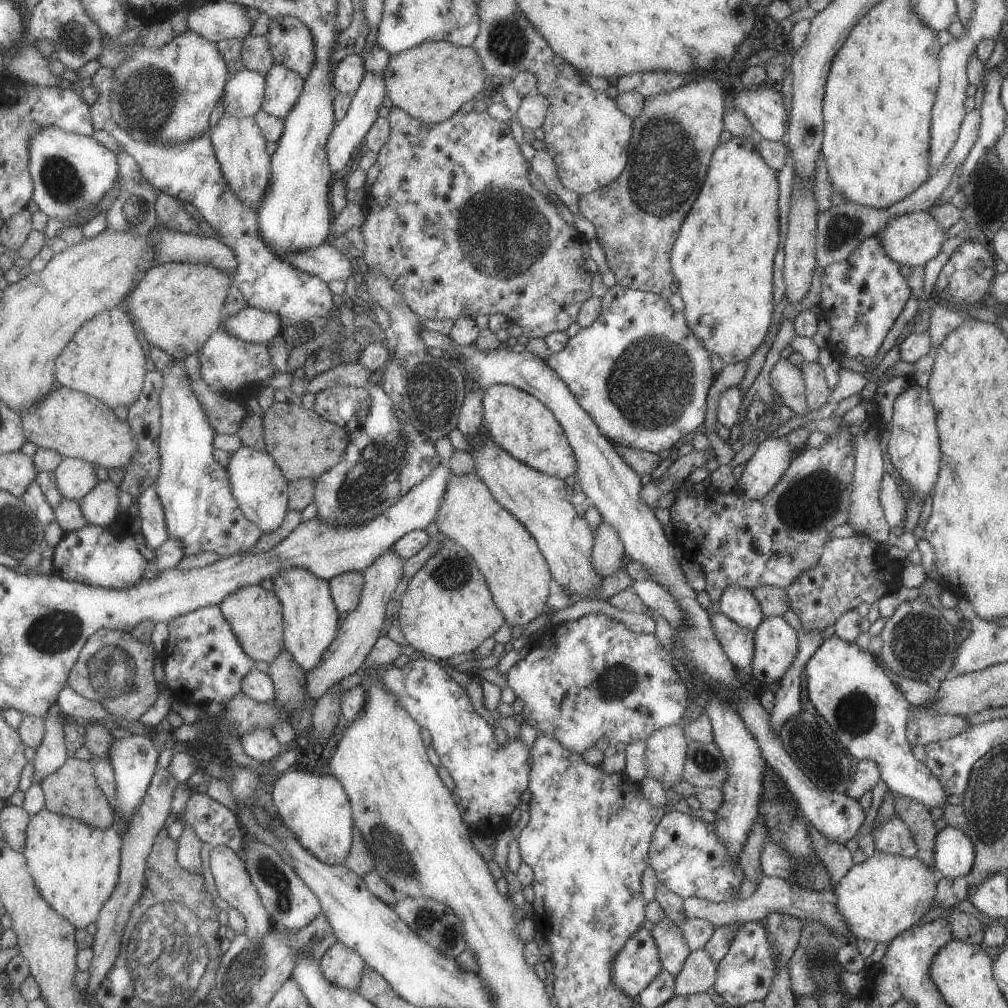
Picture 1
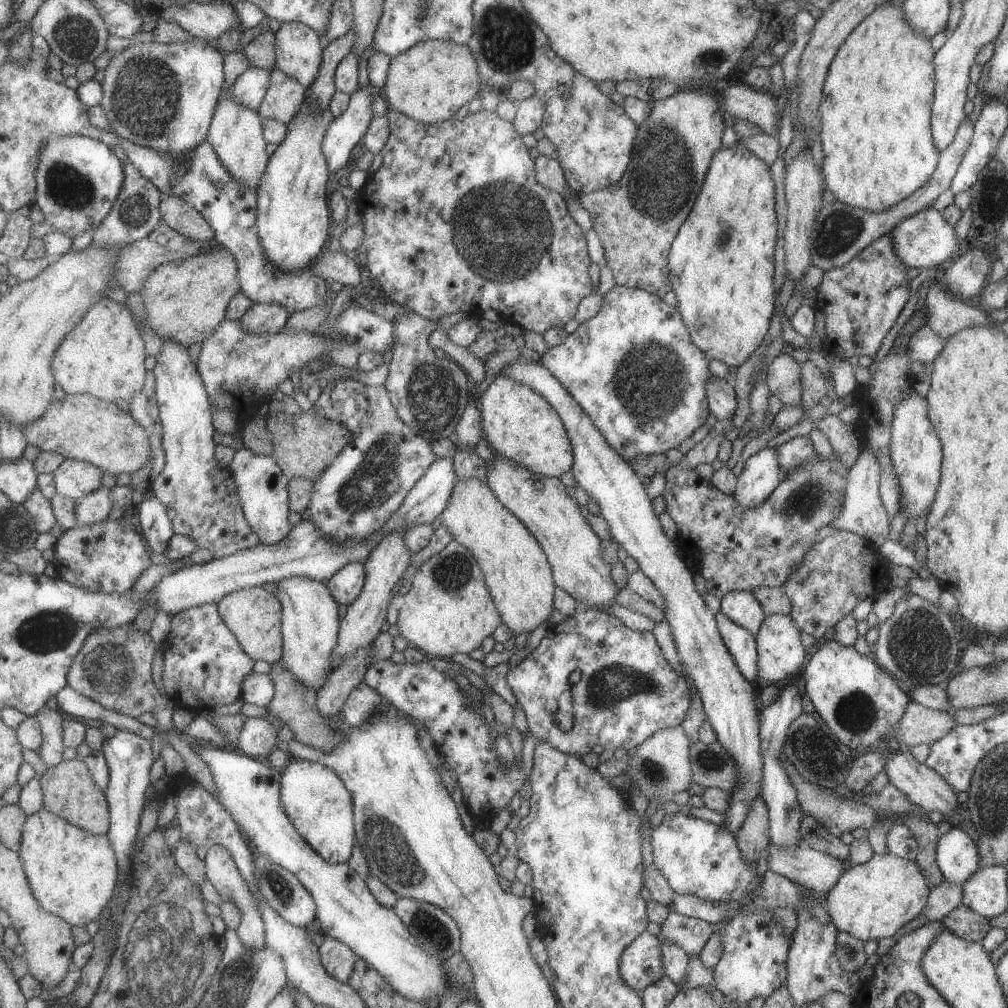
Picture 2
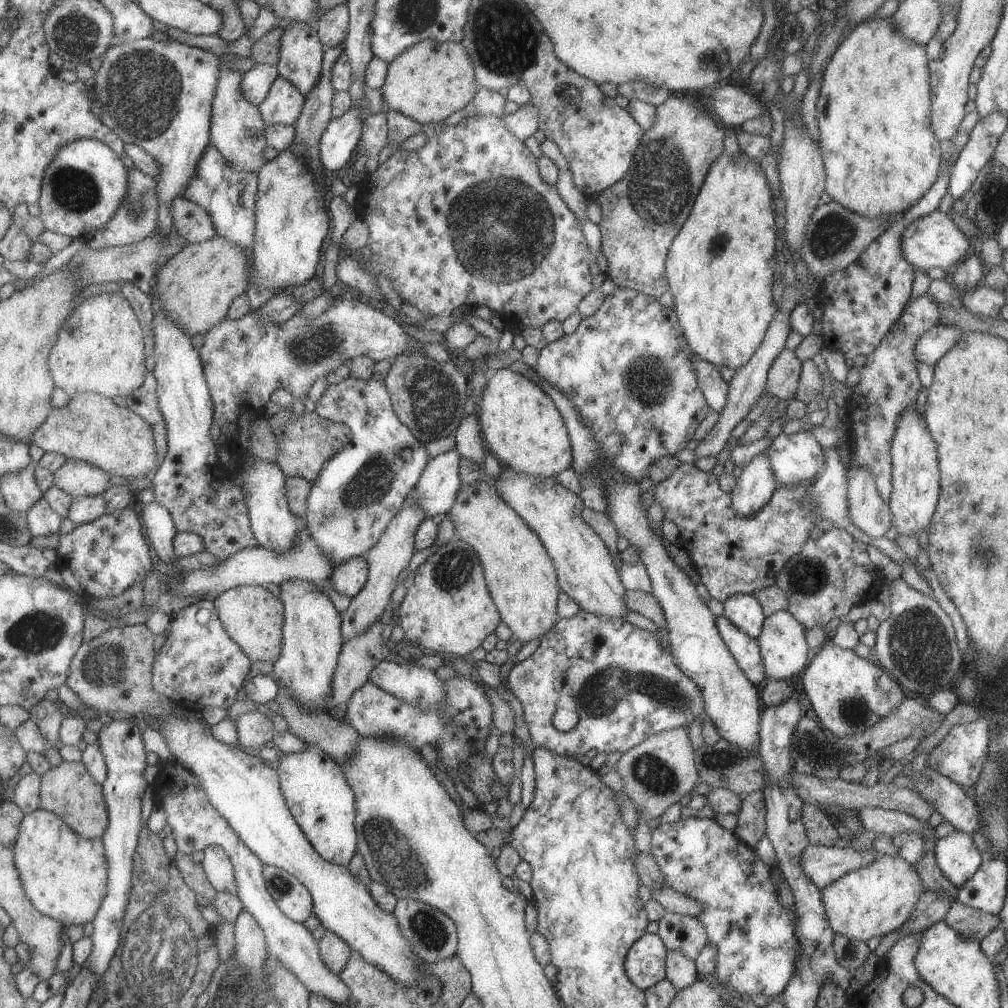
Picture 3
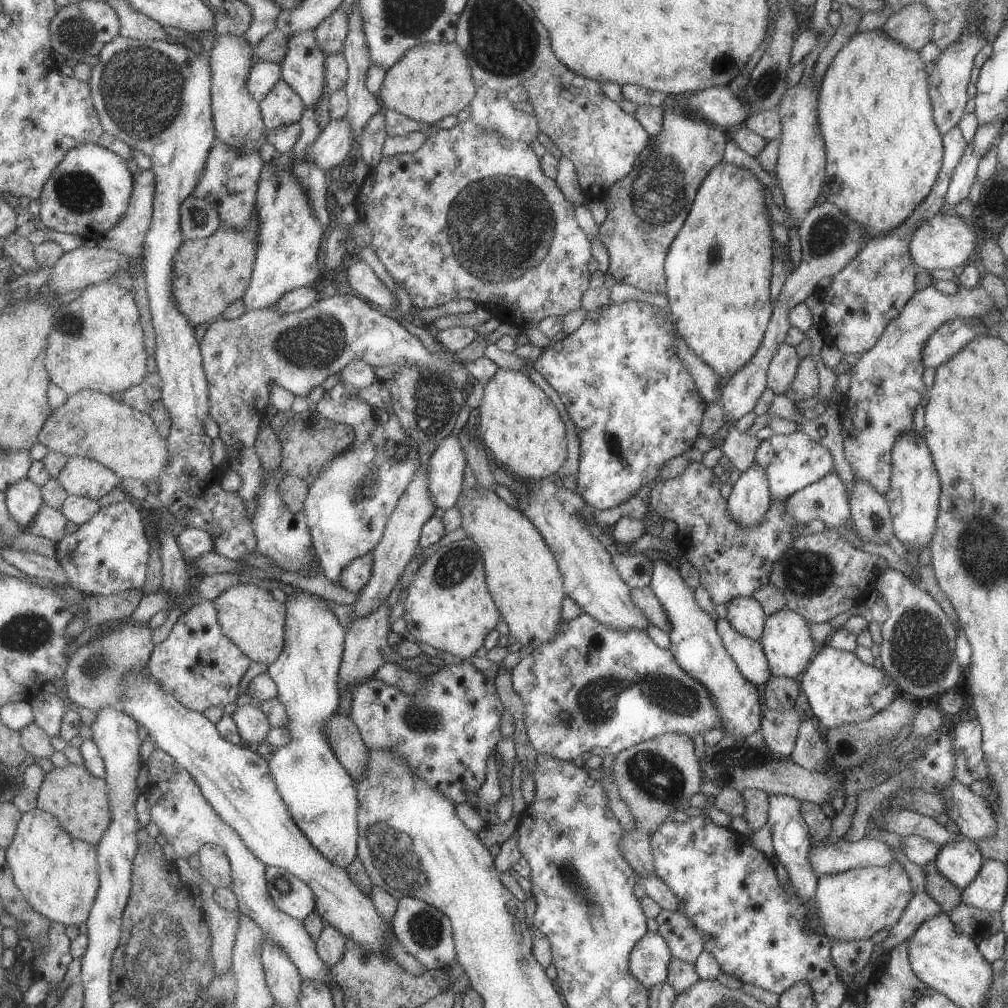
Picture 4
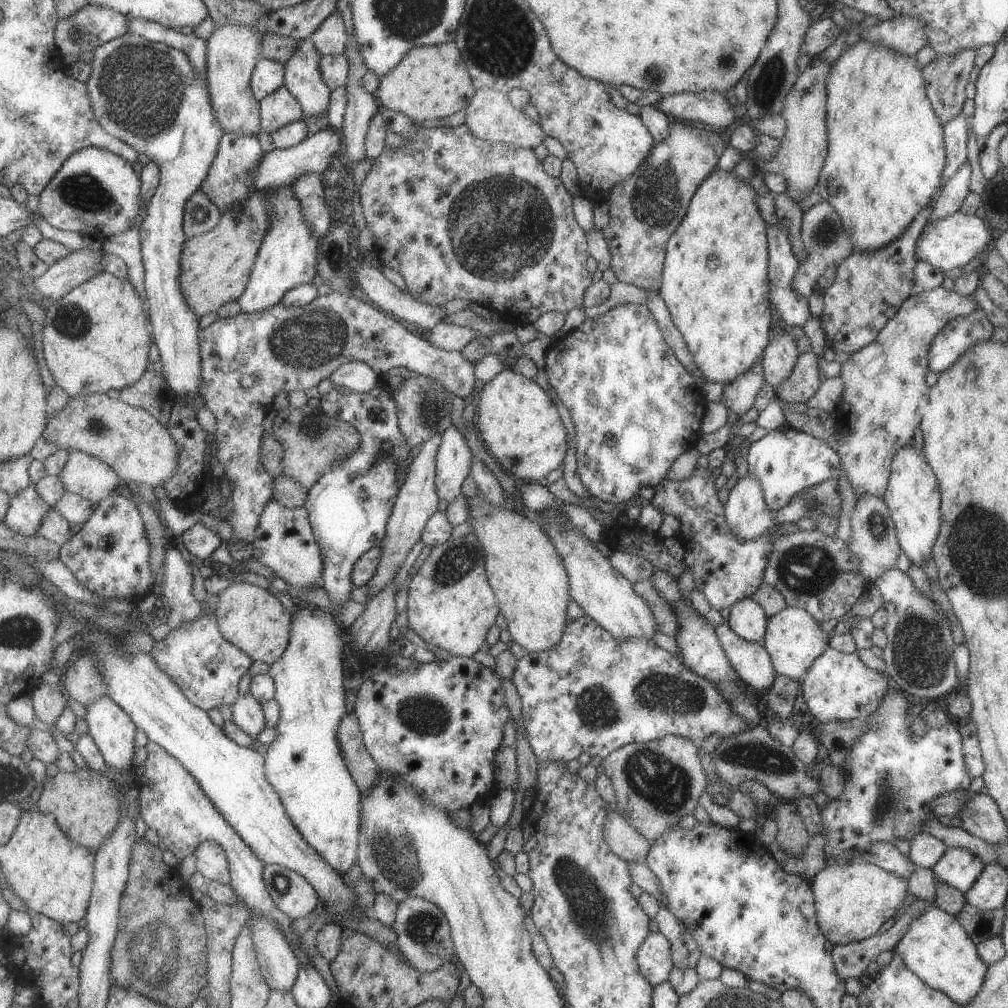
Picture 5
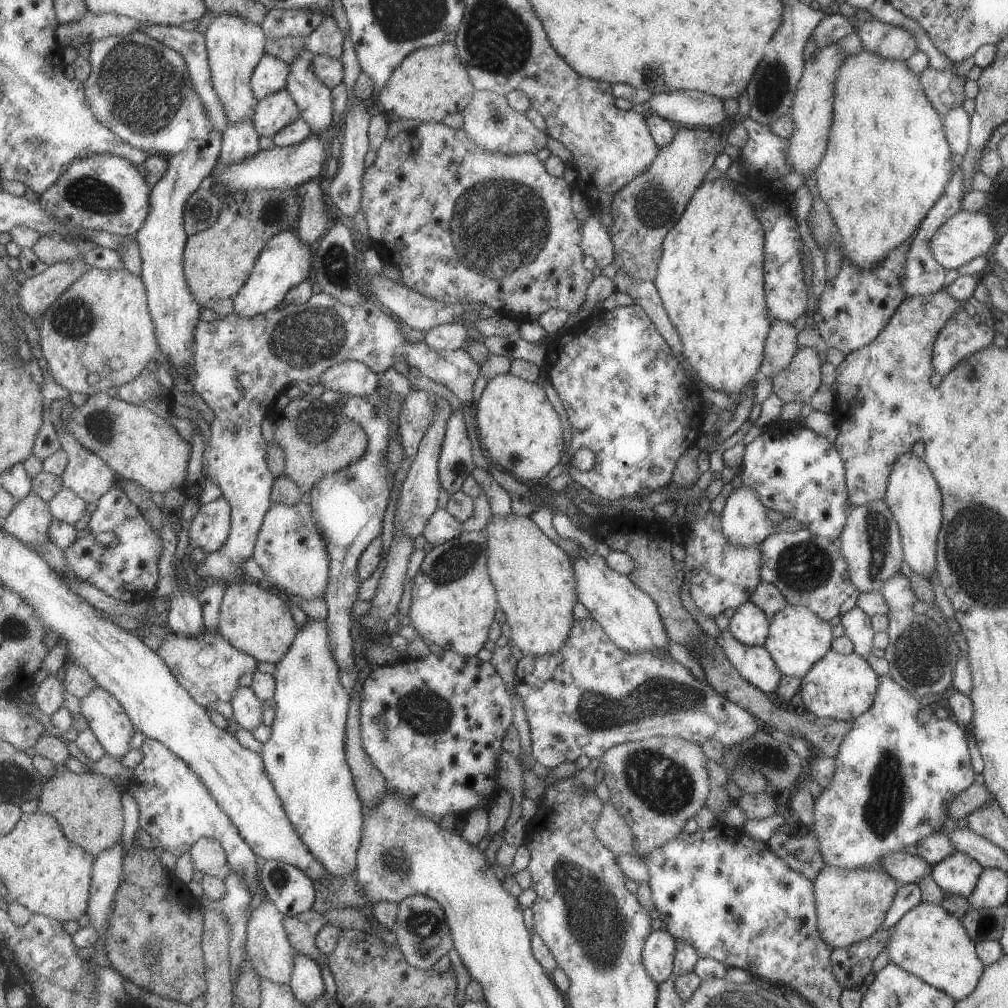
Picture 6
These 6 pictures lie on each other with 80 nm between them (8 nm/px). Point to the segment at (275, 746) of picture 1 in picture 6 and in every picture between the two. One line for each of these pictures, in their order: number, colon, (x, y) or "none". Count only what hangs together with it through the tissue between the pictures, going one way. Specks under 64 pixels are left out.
2: (258, 737)
3: (255, 730)
4: (253, 724)
5: (248, 713)
6: (248, 709)

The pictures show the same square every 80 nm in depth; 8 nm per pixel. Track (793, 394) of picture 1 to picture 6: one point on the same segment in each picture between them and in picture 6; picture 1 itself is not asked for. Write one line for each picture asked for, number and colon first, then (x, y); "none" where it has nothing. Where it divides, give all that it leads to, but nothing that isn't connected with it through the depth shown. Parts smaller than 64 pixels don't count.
2: (783, 374)
3: (782, 378)
4: (781, 370)
5: (778, 357)
6: (780, 346)

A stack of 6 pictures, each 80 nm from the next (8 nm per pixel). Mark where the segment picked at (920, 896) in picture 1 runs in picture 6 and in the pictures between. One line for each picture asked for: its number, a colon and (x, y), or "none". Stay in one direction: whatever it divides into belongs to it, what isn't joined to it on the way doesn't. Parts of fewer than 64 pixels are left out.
2: (872, 900)
3: (872, 900)
4: (852, 905)
5: (852, 900)
6: (850, 904)

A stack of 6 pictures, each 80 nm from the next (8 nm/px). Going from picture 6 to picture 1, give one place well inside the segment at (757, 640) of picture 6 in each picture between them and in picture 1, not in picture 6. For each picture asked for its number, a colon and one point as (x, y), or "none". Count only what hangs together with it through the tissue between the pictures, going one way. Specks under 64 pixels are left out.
1: (737, 603)
2: (741, 607)
3: (743, 610)
4: (745, 615)
5: (746, 618)

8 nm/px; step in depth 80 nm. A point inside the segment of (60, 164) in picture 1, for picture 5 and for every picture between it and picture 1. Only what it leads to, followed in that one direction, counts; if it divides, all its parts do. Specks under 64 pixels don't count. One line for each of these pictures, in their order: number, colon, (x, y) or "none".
2: (79, 178)
3: (85, 185)
4: (89, 191)
5: (97, 192)

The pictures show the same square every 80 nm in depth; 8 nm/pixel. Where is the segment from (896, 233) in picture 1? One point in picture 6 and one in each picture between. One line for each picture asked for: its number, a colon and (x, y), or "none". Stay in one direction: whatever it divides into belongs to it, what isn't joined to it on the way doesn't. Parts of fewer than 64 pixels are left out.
2: (924, 239)
3: (934, 240)
4: (942, 241)
5: (950, 242)
6: (964, 235)

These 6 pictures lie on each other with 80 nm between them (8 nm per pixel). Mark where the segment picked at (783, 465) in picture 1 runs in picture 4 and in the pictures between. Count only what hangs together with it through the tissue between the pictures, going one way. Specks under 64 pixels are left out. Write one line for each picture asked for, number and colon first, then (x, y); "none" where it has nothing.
2: (761, 473)
3: (756, 483)
4: (749, 498)

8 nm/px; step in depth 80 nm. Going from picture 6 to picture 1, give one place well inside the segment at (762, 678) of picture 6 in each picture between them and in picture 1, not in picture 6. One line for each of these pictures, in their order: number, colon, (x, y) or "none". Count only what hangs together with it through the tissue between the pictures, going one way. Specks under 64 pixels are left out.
1: (737, 643)
2: (740, 643)
3: (744, 649)
4: (747, 654)
5: (750, 660)

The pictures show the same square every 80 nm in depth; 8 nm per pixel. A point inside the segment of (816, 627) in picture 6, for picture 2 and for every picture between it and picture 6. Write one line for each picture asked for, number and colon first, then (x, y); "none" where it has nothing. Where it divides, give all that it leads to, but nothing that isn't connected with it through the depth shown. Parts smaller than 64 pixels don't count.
2: (780, 653)
3: (781, 642)
4: (785, 640)
5: (792, 639)

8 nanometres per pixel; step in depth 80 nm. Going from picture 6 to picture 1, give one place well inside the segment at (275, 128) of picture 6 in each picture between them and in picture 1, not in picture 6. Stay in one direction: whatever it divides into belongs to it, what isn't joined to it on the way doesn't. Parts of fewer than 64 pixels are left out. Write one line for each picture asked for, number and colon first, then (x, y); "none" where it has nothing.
1: (284, 86)
2: (285, 94)
3: (284, 104)
4: (282, 106)
5: (280, 108)

